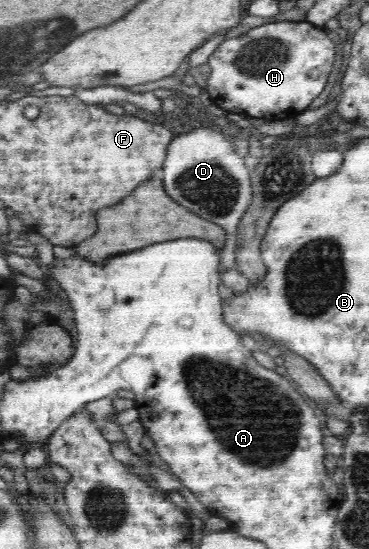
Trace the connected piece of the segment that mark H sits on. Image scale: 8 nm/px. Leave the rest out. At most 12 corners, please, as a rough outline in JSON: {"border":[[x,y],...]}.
{"border":[[272,22],[205,64],[225,112],[294,119],[334,68],[326,29]]}

